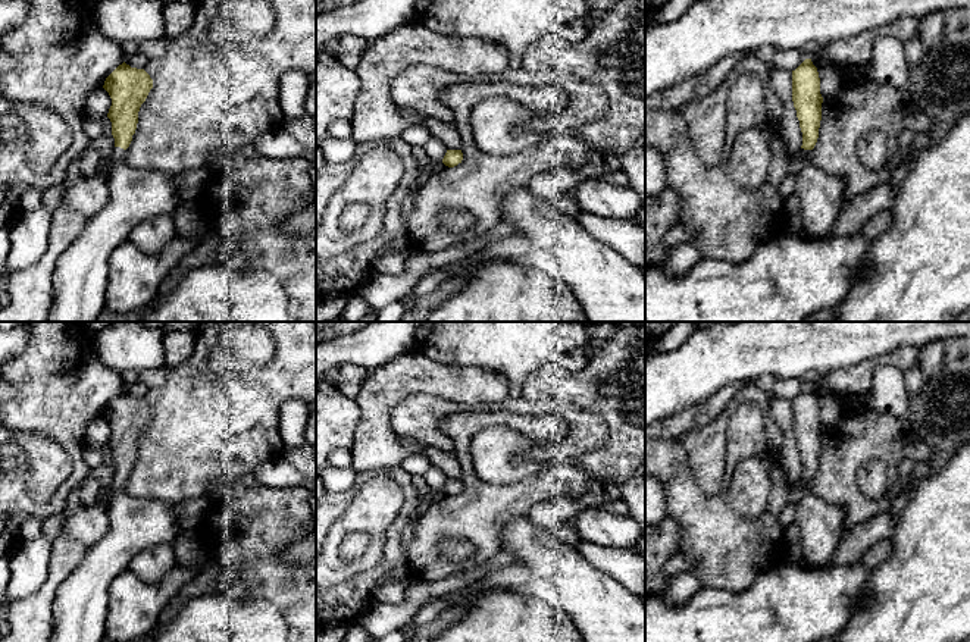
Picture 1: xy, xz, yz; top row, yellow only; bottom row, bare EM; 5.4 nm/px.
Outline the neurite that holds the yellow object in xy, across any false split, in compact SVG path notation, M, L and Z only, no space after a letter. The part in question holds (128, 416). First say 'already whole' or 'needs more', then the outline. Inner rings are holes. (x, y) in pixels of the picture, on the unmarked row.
needs more; M123 391L103 417L112 428L107 447L115 467L106 505L110 527L59 586L50 642L103 642L112 580L128 569L135 554L151 545L172 544L181 532L172 501L137 498L123 491L140 436L153 417L150 404Z

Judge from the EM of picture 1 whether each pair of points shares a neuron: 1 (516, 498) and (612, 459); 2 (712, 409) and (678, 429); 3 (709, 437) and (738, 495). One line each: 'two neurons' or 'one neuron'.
1: two neurons
2: one neuron
3: two neurons

